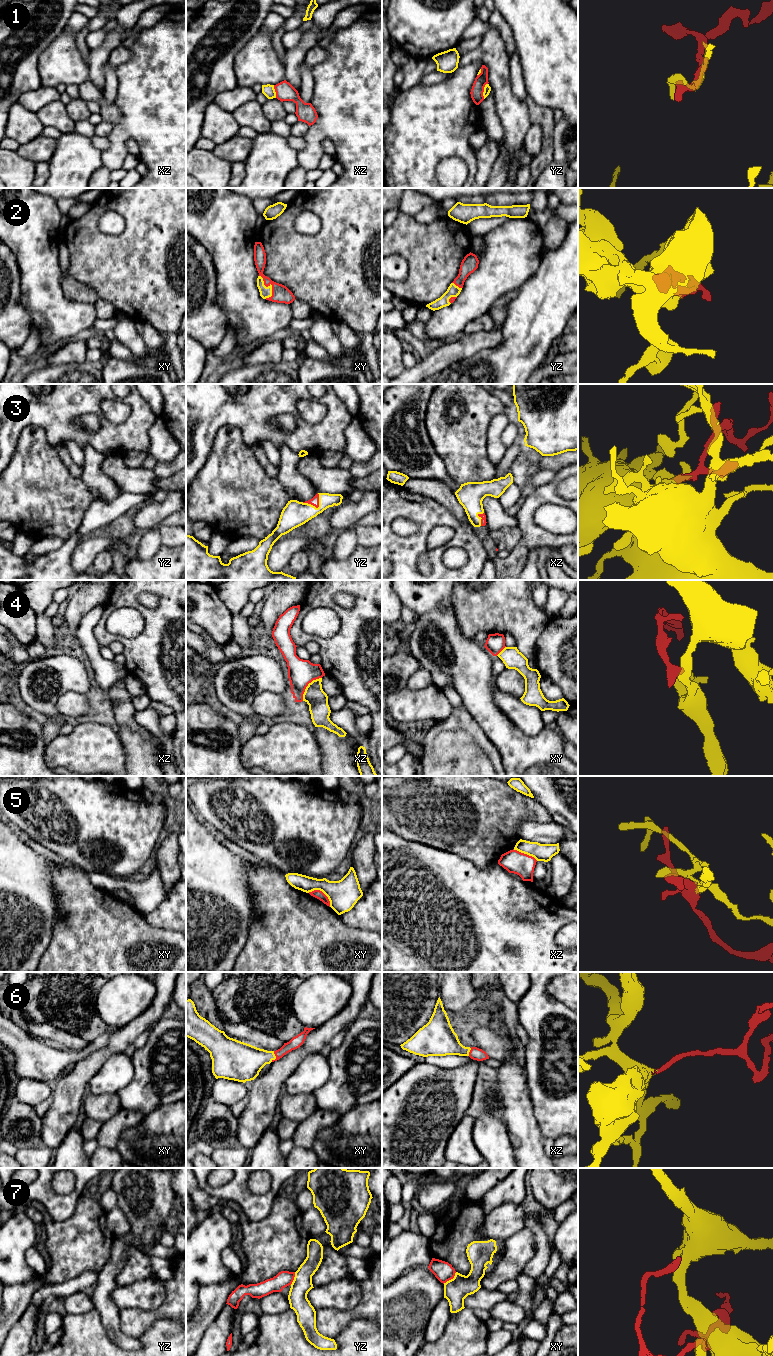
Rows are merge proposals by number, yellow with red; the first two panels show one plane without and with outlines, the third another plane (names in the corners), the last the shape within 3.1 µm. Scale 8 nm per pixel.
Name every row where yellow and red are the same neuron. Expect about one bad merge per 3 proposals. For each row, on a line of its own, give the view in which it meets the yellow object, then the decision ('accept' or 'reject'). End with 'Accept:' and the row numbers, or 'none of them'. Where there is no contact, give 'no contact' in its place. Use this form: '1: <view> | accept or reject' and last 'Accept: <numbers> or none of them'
1: yz | reject
2: xy | accept
3: yz | accept
4: xz | reject
5: xy | reject
6: xy | accept
7: xy | reject
Accept: 2, 3, 6

